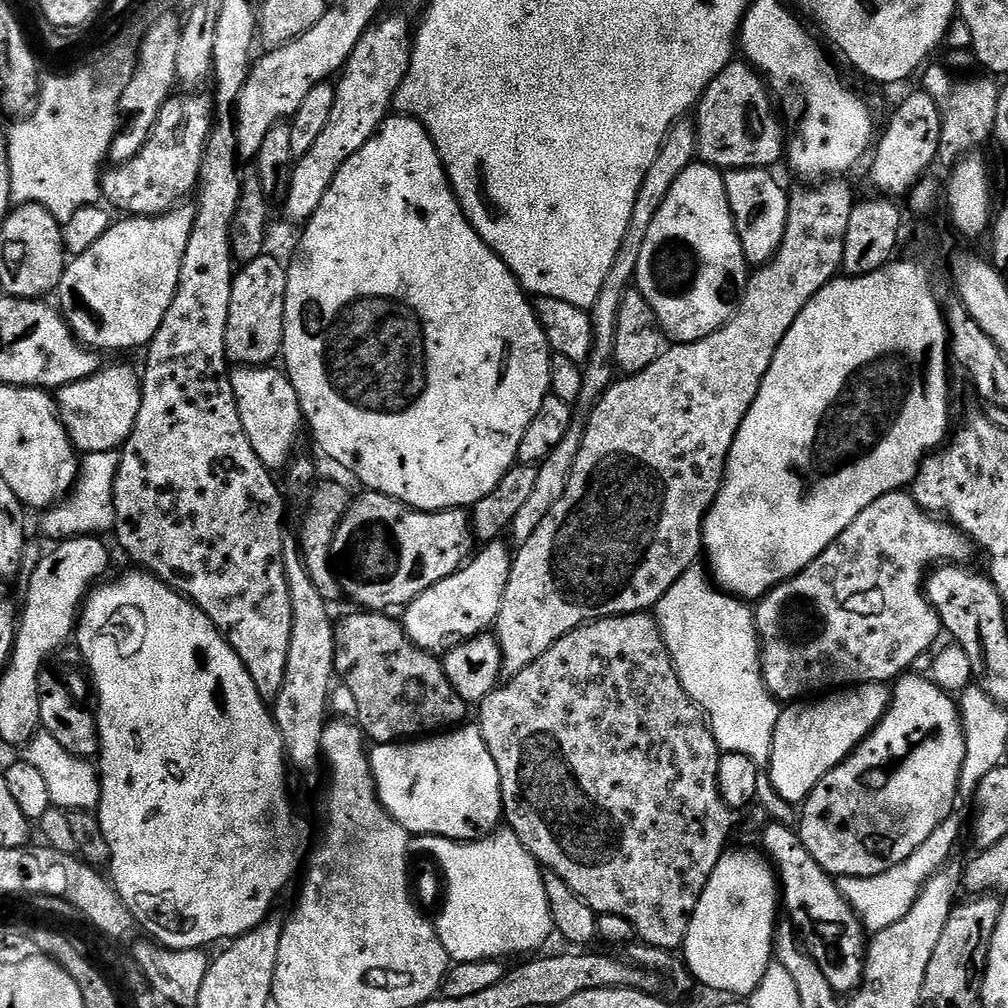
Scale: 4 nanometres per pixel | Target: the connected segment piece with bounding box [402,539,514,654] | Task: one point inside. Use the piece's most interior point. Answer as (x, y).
(465, 604)

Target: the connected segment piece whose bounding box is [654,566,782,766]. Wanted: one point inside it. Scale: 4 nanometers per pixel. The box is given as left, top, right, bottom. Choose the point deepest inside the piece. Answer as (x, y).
(711, 637)

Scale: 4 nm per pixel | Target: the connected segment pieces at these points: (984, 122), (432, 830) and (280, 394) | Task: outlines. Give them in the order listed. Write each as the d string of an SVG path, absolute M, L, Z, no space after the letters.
M936 64L927 65L921 73L921 89L934 98L942 120L942 141L939 143L939 163L946 168L955 167L966 155L975 153L996 129L1000 88L988 76L960 80Z
M457 726L449 731L371 749L372 777L385 810L413 837L440 836L443 840L471 842L493 835L501 827L504 799L498 766L482 738L479 727Z
M276 366L259 368L237 367L231 373L232 389L238 402L238 414L242 418L242 426L246 430L246 438L250 438L250 446L254 446L254 454L270 470L283 469L293 459L292 451L296 448L296 439L302 432L302 413L298 394L288 380L287 371Z

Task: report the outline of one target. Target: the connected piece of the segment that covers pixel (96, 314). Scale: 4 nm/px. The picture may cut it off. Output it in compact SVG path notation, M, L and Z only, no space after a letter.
M177 206L161 216L117 219L108 227L106 234L90 246L90 250L67 261L54 296L60 299L61 316L84 347L100 354L128 352L131 348L143 349L152 341L154 334L158 334L158 326L162 326L162 318L166 318L166 310L170 310L170 302L174 302L174 294L178 290L182 258L186 258L186 242L190 242L195 217L195 207Z

